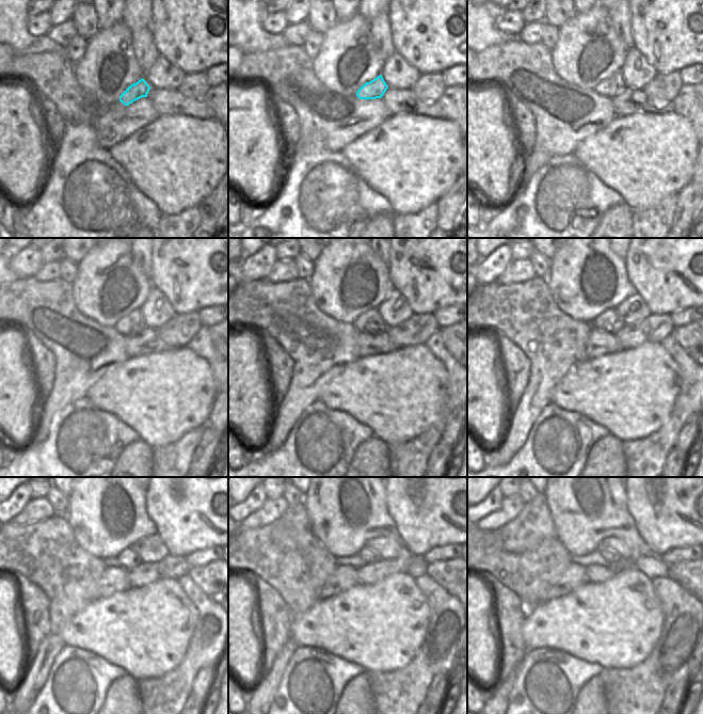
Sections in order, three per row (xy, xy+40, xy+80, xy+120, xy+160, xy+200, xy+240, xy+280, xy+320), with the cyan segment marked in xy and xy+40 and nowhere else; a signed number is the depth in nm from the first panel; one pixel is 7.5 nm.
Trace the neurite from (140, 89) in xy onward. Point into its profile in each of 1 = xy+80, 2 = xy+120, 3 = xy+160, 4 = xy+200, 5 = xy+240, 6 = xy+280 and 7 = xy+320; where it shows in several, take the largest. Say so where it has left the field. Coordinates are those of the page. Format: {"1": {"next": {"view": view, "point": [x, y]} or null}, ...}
{"1": {"next": {"view": "xy+80", "point": [613, 85]}}, "2": {"next": {"view": "xy+120", "point": [133, 323]}}, "3": {"next": {"view": "xy+160", "point": [371, 322]}}, "4": {"next": {"view": "xy+200", "point": [608, 320]}}, "5": {"next": {"view": "xy+240", "point": [128, 558]}}, "6": {"next": {"view": "xy+280", "point": [369, 557]}}, "7": {"next": {"view": "xy+320", "point": [609, 556]}}}

